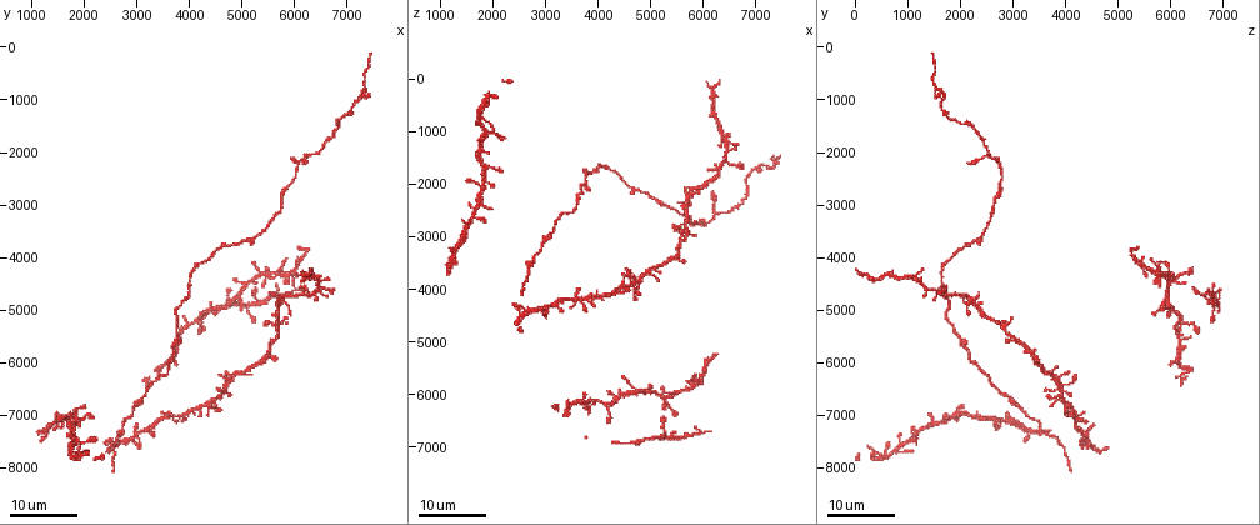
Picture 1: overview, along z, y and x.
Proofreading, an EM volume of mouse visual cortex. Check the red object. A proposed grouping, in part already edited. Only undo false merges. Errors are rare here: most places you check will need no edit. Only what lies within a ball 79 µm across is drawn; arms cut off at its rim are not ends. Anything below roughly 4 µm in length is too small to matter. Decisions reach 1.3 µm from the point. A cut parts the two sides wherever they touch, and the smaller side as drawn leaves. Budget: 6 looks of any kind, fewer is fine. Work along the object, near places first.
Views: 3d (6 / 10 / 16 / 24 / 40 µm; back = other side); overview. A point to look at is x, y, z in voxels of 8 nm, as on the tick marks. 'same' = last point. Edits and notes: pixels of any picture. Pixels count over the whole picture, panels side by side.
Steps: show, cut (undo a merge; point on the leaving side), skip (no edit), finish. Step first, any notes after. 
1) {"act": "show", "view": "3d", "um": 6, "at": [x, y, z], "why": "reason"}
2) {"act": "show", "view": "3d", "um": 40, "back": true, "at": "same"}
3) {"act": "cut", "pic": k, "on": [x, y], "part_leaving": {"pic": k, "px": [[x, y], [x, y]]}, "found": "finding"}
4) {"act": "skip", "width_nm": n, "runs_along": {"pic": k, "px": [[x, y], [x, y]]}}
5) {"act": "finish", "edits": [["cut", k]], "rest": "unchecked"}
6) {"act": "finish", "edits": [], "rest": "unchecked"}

{"act": "show", "view": "3d", "um": 16, "at": [4150, 5200, 6250], "why": "looks like a crossing"}

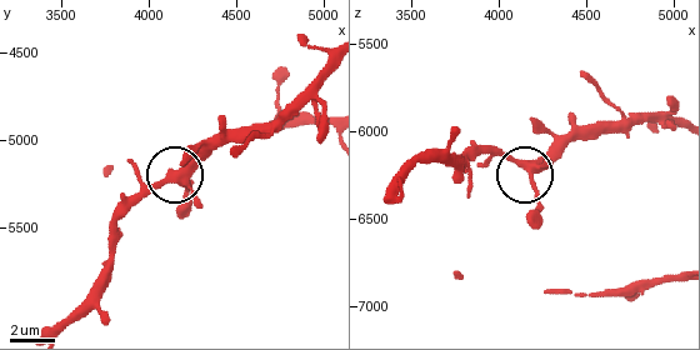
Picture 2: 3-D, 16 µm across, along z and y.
{"act": "show", "view": "3d", "um": 10, "at": [4200, 5220, 6240]}

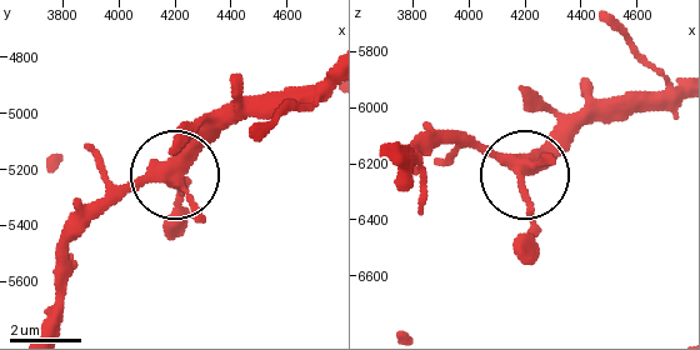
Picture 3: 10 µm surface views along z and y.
{"act": "skip", "side_arm_um": 7, "arms": 4, "found": "continuous, no second neuron"}

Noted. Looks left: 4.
{"act": "show", "view": "3d", "um": 24, "at": [5200, 4400, 6050], "why": "four-way junction"}

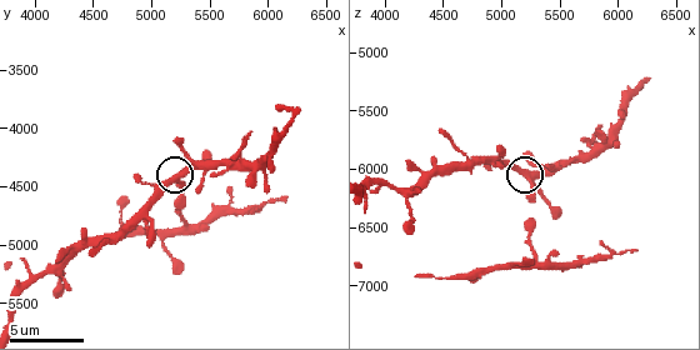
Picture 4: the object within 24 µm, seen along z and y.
{"act": "show", "view": "3d", "um": 6, "at": [5240, 4440, 6080], "why": "zoom in"}

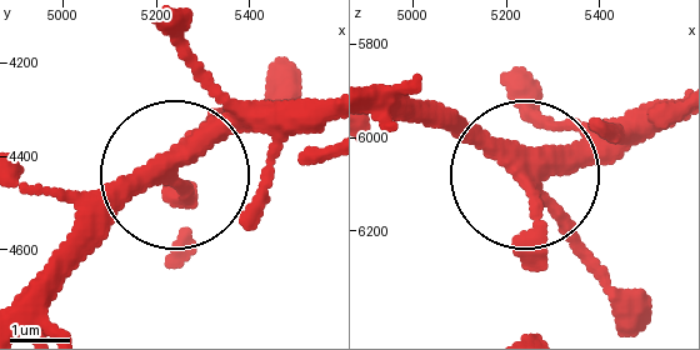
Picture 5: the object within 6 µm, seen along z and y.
{"act": "show", "view": "3d", "um": 6, "back": true, "at": [5240, 4420, 6080]}

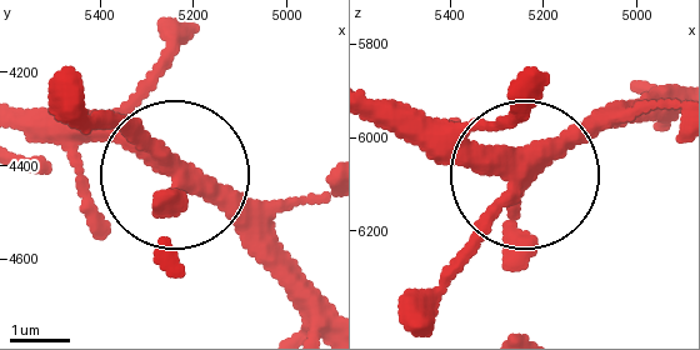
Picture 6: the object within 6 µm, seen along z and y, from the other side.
{"act": "skip", "arms": 4, "found": "all the same neuron"}

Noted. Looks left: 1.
{"act": "show", "view": "3d", "um": 6, "at": [5820, 4300, 5820], "why": "thin arm on a thick one"}

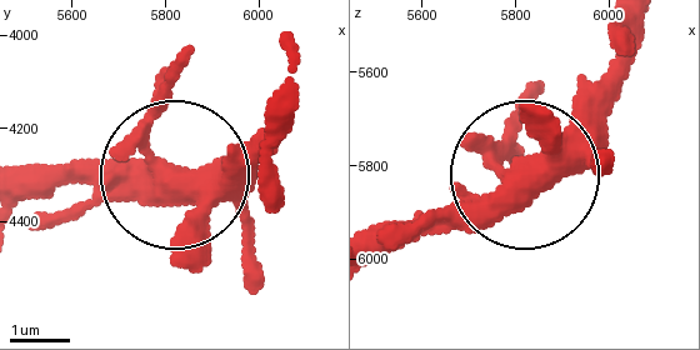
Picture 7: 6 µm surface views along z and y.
{"act": "skip", "width_nm": 430, "runs_along": {"pic": 7, "px": [[383, 254], [458, 224], [513, 174], [503, 154], [518, 99]]}, "found": "all the same neuron"}

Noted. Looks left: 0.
{"act": "finish", "edits": [], "rest": "unchecked"}

